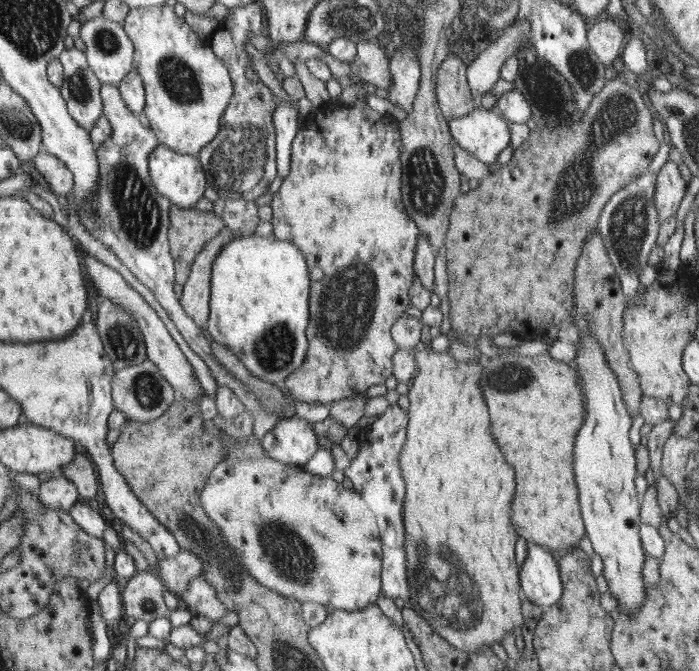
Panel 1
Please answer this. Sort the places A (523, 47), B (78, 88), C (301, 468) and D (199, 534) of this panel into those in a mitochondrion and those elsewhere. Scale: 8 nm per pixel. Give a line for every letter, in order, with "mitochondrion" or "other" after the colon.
A: other
B: mitochondrion
C: other
D: mitochondrion

